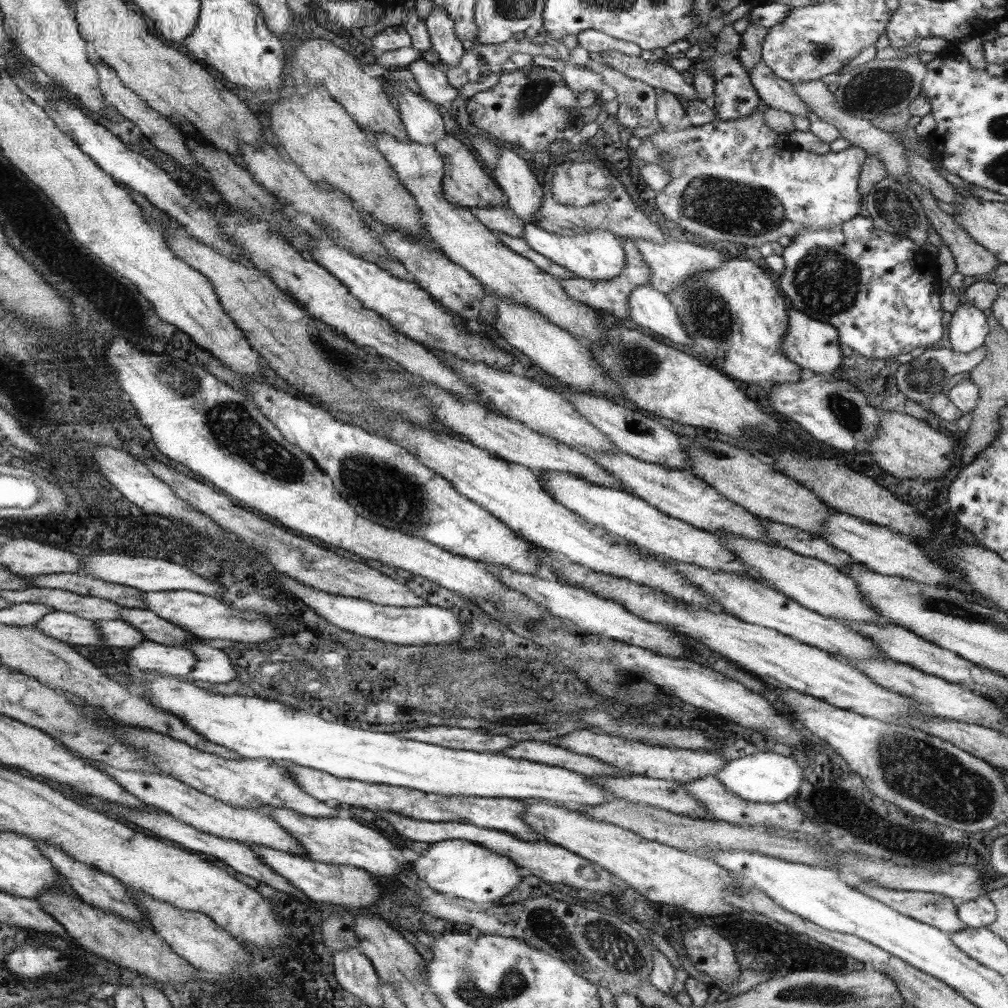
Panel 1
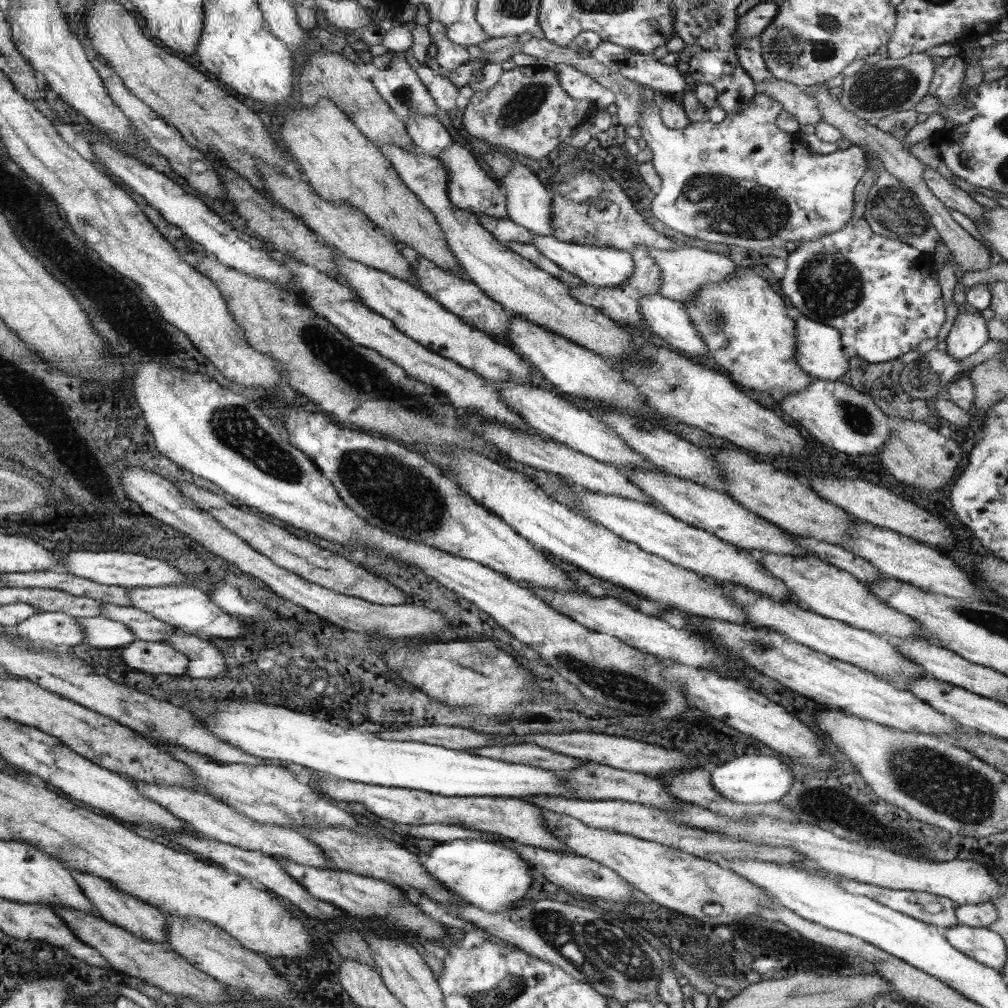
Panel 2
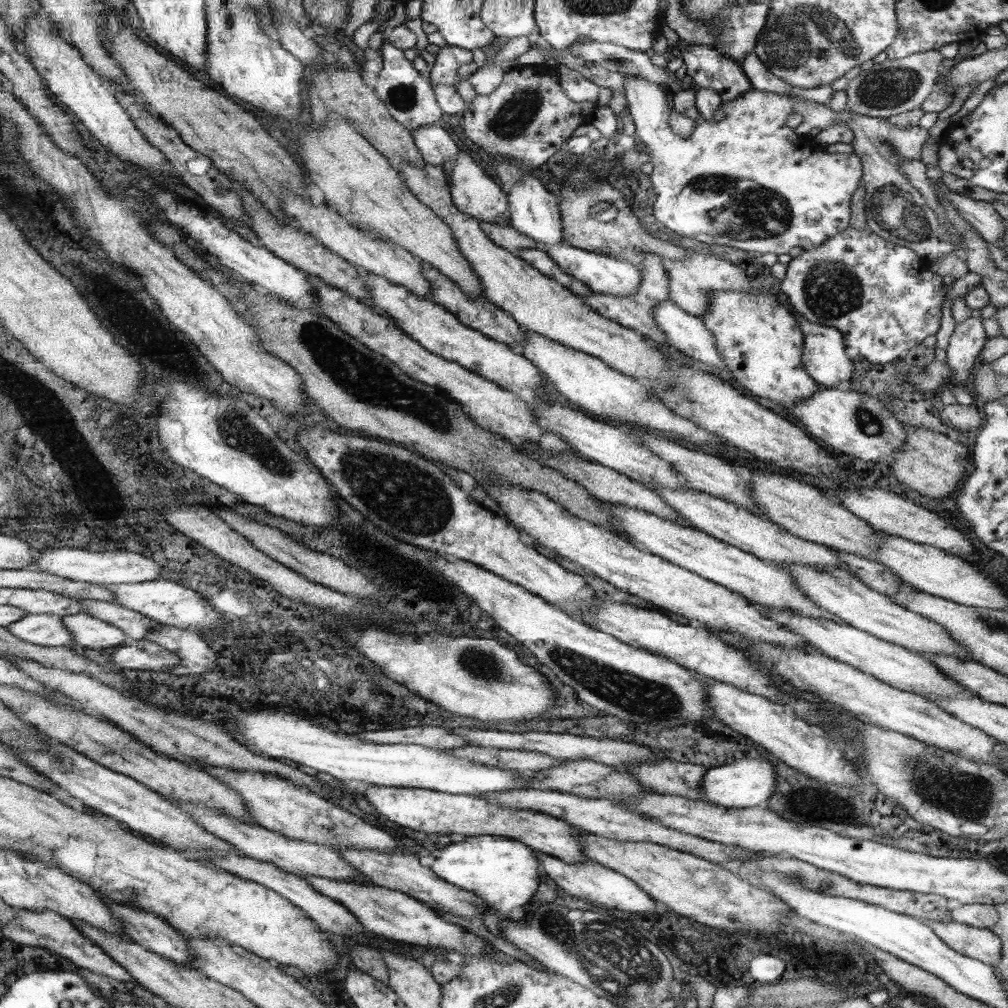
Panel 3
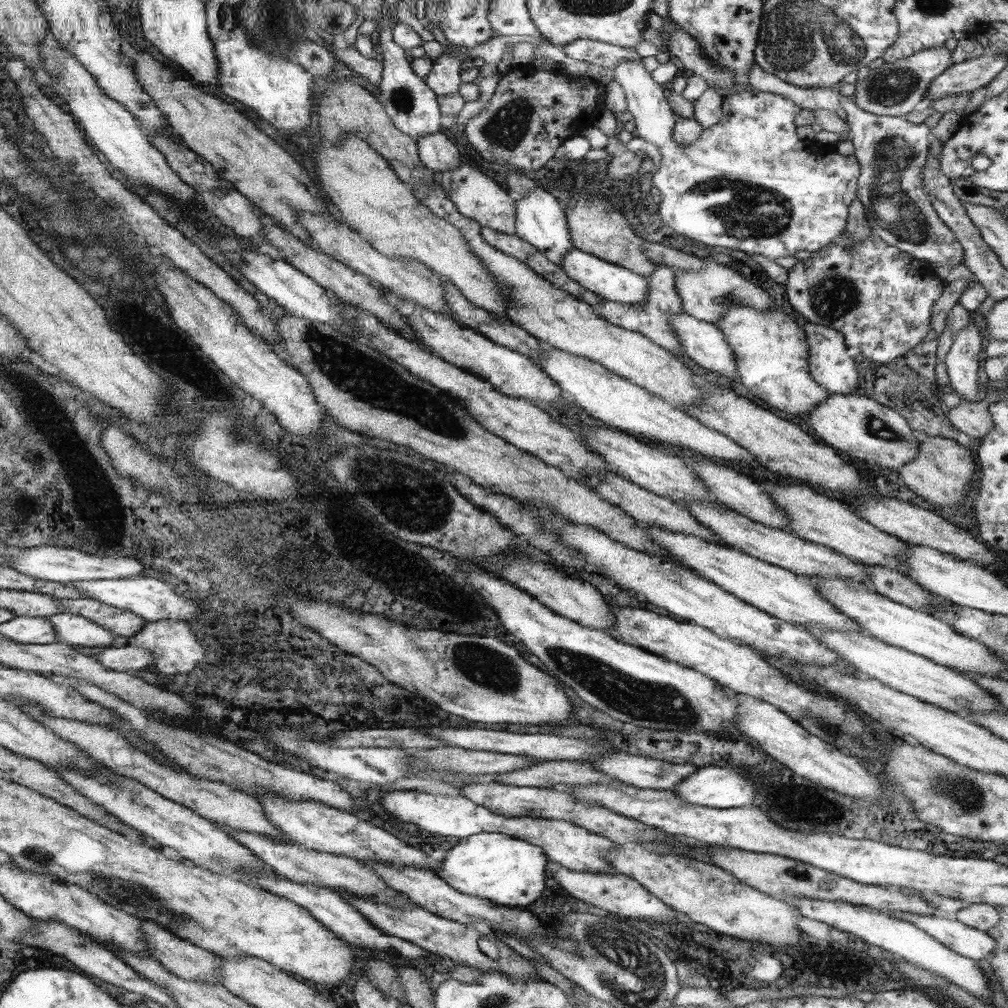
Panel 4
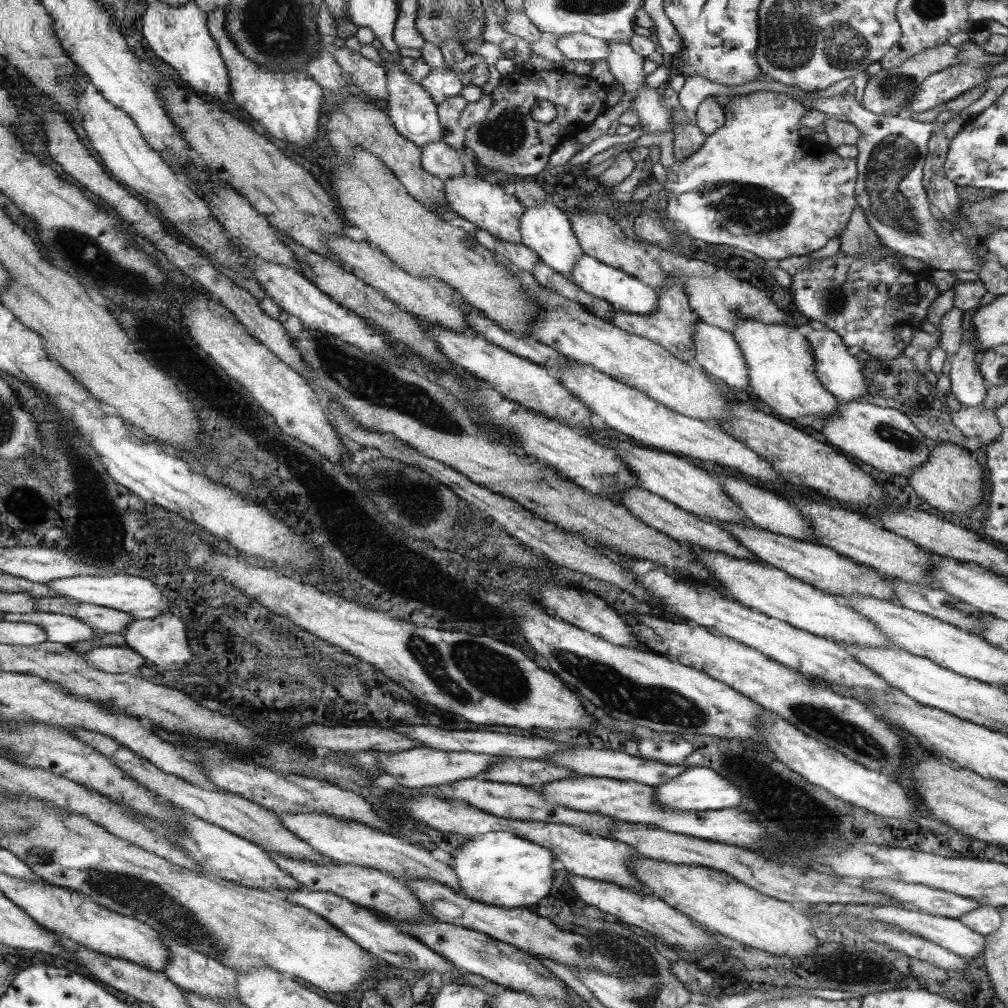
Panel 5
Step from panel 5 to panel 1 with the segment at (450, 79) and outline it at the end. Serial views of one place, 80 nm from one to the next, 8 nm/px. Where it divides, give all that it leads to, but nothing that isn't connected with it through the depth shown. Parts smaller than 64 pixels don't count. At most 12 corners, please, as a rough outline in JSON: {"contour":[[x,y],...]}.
{"contour":[[443,6],[424,21],[444,65],[453,69],[466,50],[456,21]]}

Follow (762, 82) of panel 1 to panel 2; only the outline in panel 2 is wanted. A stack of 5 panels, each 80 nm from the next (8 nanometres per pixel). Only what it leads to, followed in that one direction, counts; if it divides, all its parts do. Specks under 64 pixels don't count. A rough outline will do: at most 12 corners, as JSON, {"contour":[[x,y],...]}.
{"contour":[[776,79],[760,92],[780,102],[802,126],[823,120],[802,88]]}

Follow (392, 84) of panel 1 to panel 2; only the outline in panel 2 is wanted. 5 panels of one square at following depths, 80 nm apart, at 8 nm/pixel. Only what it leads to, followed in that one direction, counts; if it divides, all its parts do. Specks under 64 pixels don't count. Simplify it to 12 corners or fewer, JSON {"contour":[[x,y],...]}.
{"contour":[[414,111],[405,124],[413,144],[439,158],[452,145],[436,115]]}

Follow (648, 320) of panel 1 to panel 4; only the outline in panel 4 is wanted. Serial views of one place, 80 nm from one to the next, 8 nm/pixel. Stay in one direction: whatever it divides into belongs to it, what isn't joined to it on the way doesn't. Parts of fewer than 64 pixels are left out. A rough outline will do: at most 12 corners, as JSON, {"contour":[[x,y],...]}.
{"contour":[[684,311],[669,323],[700,367],[737,376],[735,354],[718,326]]}

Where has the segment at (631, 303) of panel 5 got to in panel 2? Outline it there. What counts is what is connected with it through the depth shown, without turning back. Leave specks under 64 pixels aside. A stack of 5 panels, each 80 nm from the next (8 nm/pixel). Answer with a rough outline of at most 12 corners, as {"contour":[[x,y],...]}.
{"contour":[[554,235],[533,245],[560,268],[596,288],[634,275],[633,256],[600,244]]}

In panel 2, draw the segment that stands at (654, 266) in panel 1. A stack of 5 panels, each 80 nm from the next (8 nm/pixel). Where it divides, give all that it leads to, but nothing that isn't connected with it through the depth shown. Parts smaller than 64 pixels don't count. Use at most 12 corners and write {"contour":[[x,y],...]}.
{"contour":[[652,247],[658,294],[681,303],[740,267],[722,254]]}

